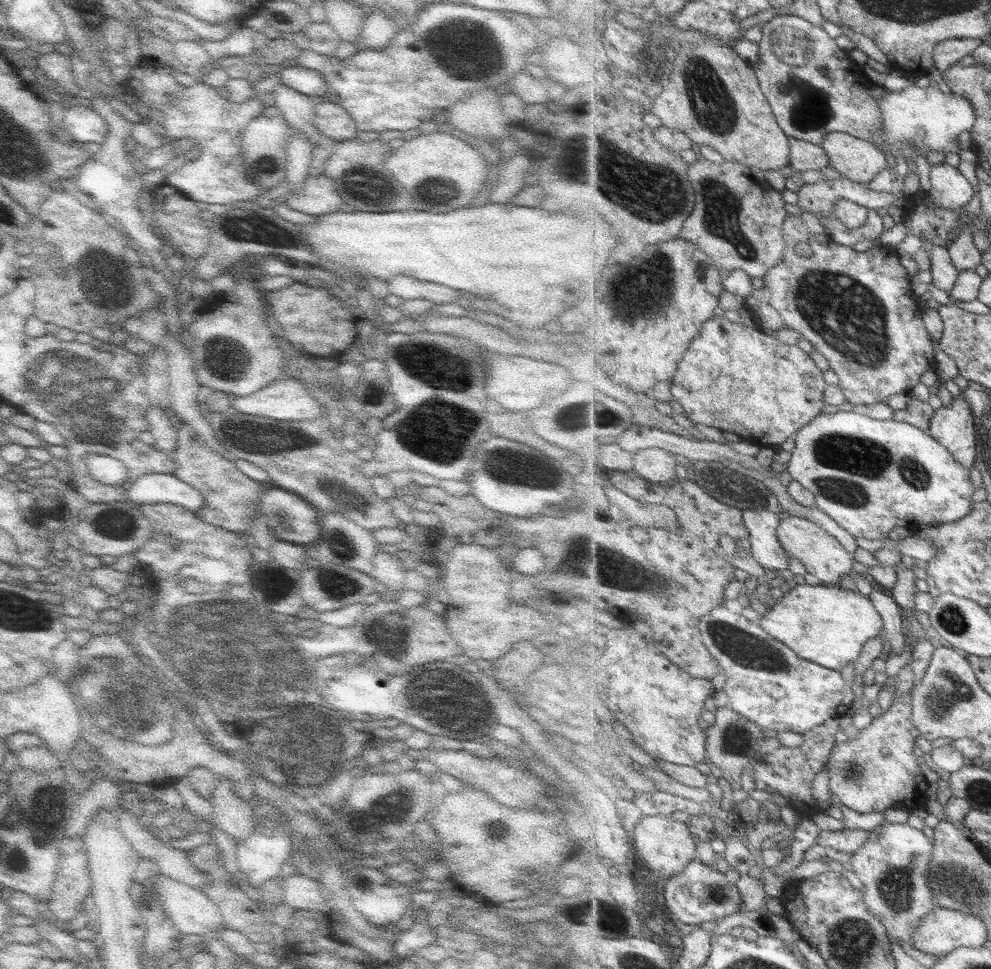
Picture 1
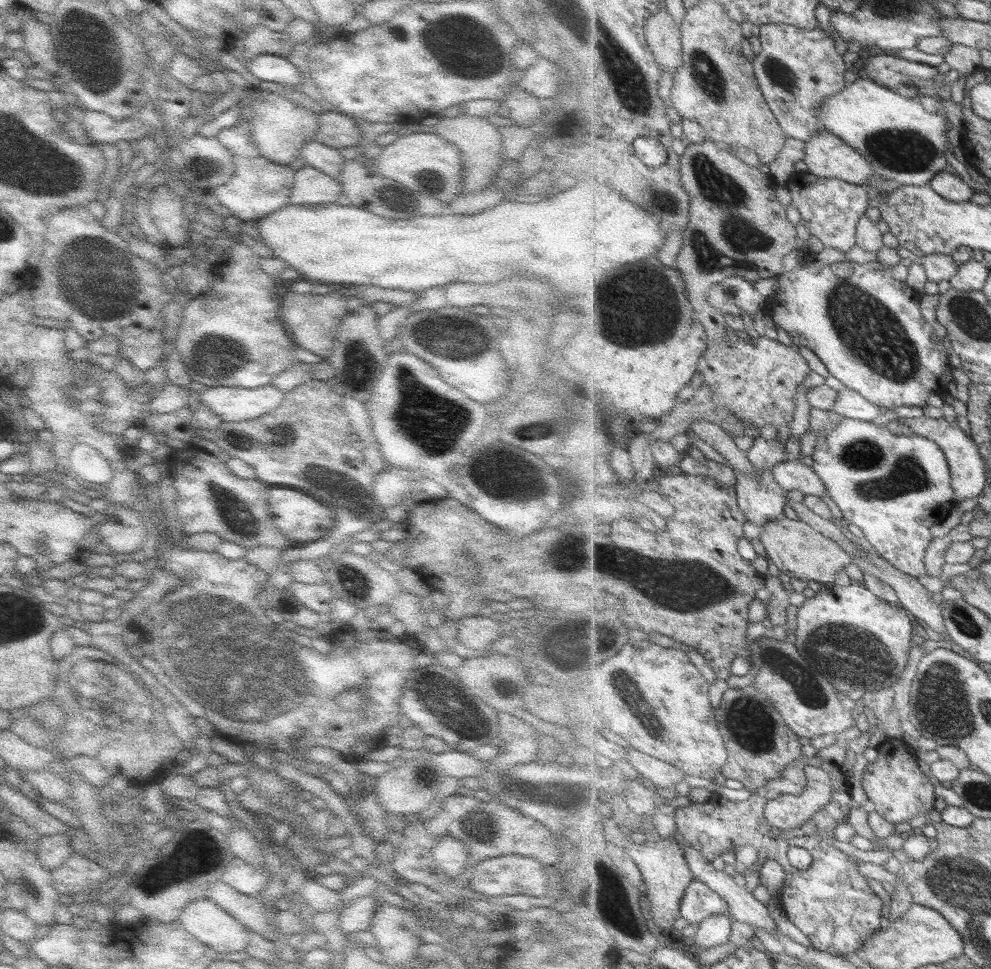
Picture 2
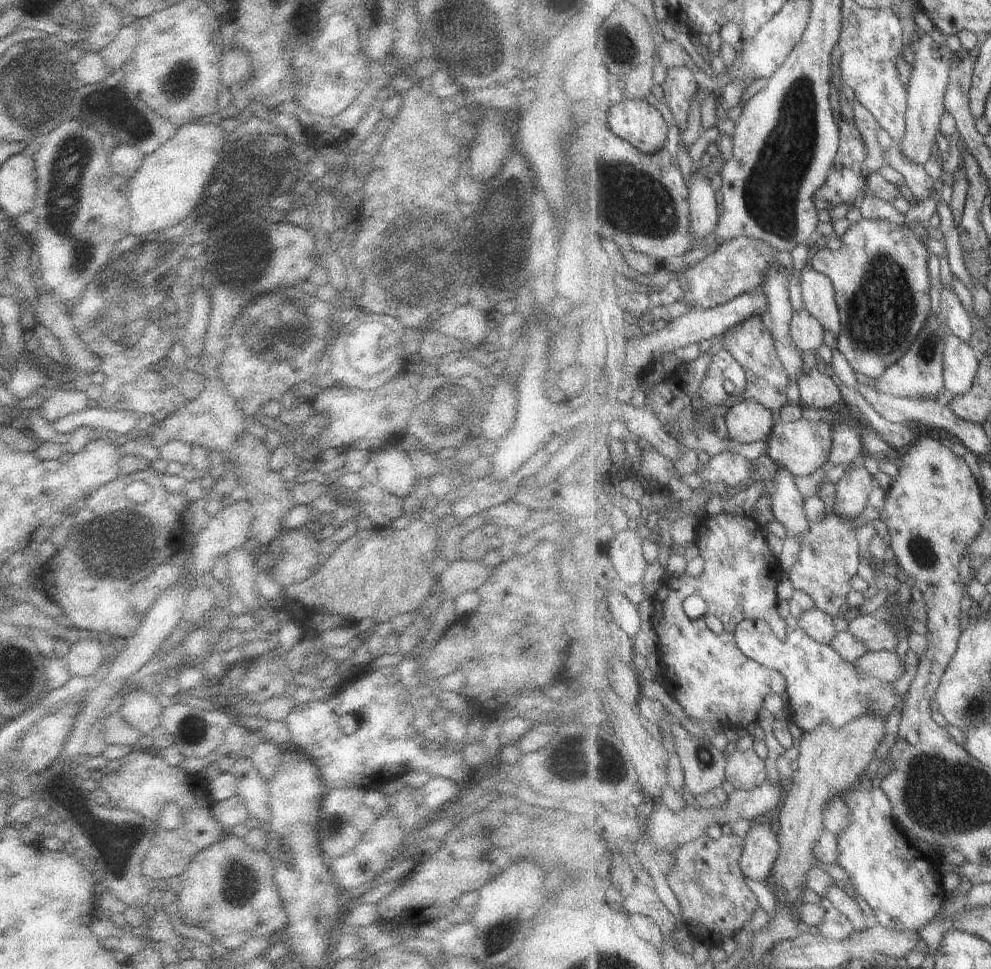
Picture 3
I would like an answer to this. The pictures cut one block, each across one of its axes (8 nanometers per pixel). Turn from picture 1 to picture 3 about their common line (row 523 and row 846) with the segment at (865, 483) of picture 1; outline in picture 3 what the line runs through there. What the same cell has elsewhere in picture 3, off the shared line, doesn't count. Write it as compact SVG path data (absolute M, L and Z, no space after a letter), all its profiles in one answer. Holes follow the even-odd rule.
M857 784L853 789L844 794L843 800L849 808L849 826L838 834L839 836L839 860L837 865L845 870L853 882L853 888L857 895L861 896L873 910L877 924L885 928L899 931L918 931L927 926L935 916L941 914L943 902L947 898L947 892L943 884L937 880L937 876L946 867L942 867L947 848L941 846L929 846L920 838L915 838L905 831L893 816L893 805L889 795L881 788L871 787L863 790Z

